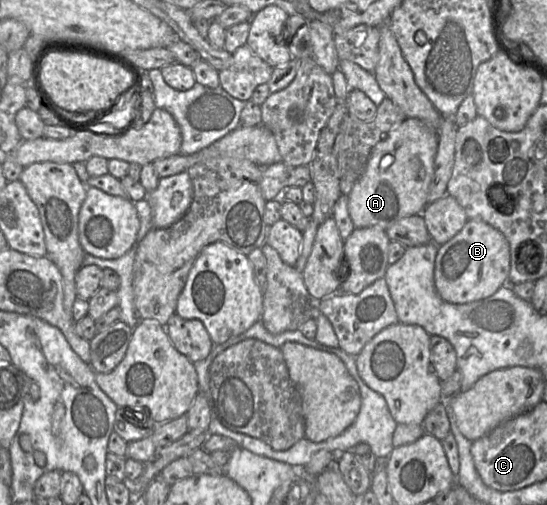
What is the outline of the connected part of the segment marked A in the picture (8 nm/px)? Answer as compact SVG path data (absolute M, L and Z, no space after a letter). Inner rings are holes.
M406 117L400 124L398 124L395 128L393 128L384 139L380 140L374 146L374 148L372 149L371 154L368 158L368 161L366 163L366 166L365 166L365 169L364 169L362 175L360 176L358 181L354 184L351 192L348 195L348 211L349 211L350 218L353 222L355 228L367 228L367 227L377 226L377 227L382 228L383 230L386 230L388 227L390 227L391 225L393 225L394 223L396 223L397 221L399 221L402 218L421 214L423 212L425 207L428 205L427 197L428 197L428 193L429 193L429 186L432 181L432 177L433 177L433 173L434 173L434 159L435 159L435 155L437 152L438 140L439 140L437 131L438 130L433 129L432 127L426 125L419 119ZM388 154L394 155L394 158L395 158L394 162L389 168L387 168L385 170L381 170L380 162Z

